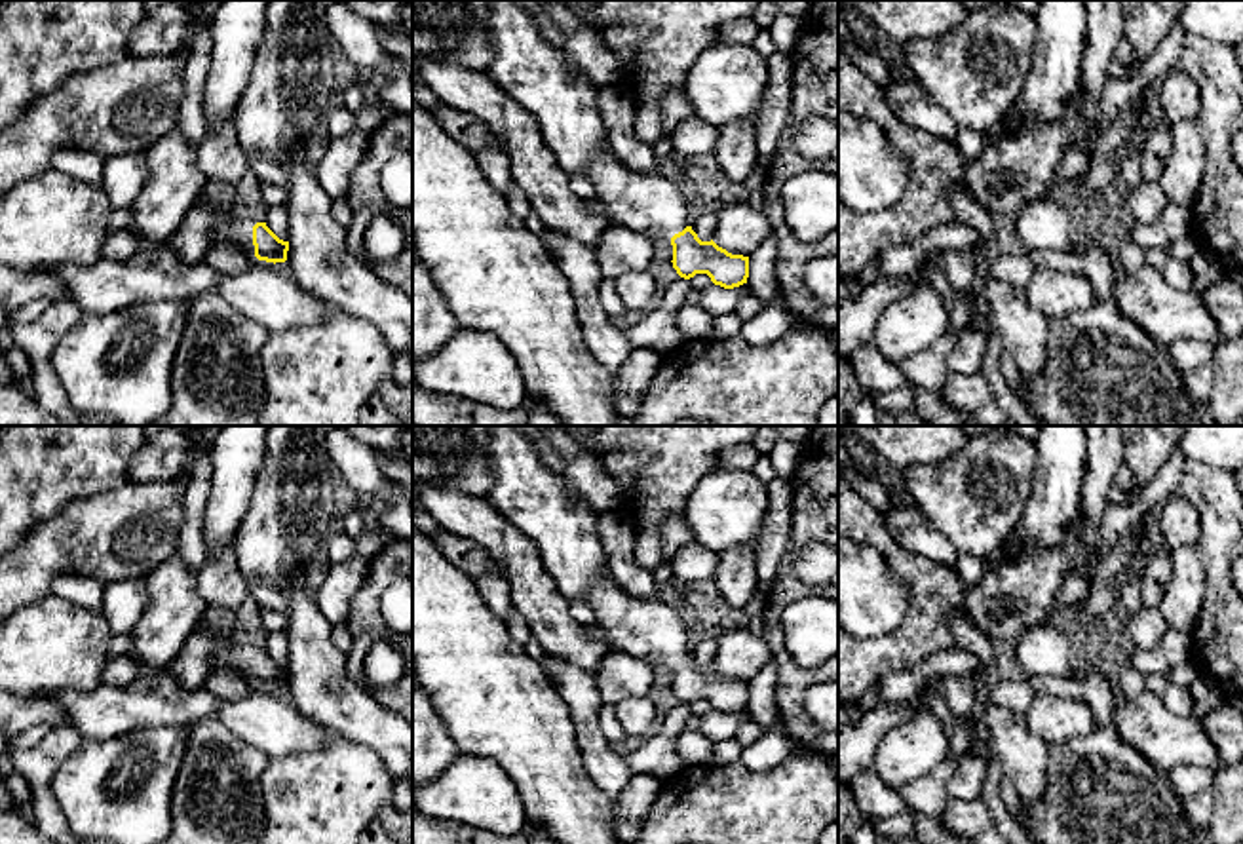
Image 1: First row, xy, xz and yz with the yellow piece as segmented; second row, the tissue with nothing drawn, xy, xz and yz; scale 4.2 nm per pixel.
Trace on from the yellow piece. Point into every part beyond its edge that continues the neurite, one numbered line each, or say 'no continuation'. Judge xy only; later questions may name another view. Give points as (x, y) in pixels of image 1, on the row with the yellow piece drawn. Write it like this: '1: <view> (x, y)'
1: xy (230, 230)

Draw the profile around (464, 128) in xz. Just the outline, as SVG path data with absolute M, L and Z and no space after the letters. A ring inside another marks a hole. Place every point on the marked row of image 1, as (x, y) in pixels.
M443 105L441 127L469 152L479 152L488 146L506 150L506 143L479 118Z

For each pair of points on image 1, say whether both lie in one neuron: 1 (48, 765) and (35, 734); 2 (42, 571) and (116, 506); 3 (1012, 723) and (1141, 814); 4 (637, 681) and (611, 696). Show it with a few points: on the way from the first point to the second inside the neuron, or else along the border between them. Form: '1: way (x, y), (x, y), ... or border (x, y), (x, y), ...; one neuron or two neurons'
1: border (54, 728), (35, 746), (19, 749); two neurons
2: way (61, 552), (97, 525); one neuron
3: border (1050, 746), (1048, 787), (1044, 791); two neurons
4: way (631, 681), (626, 681), (616, 690); one neuron

